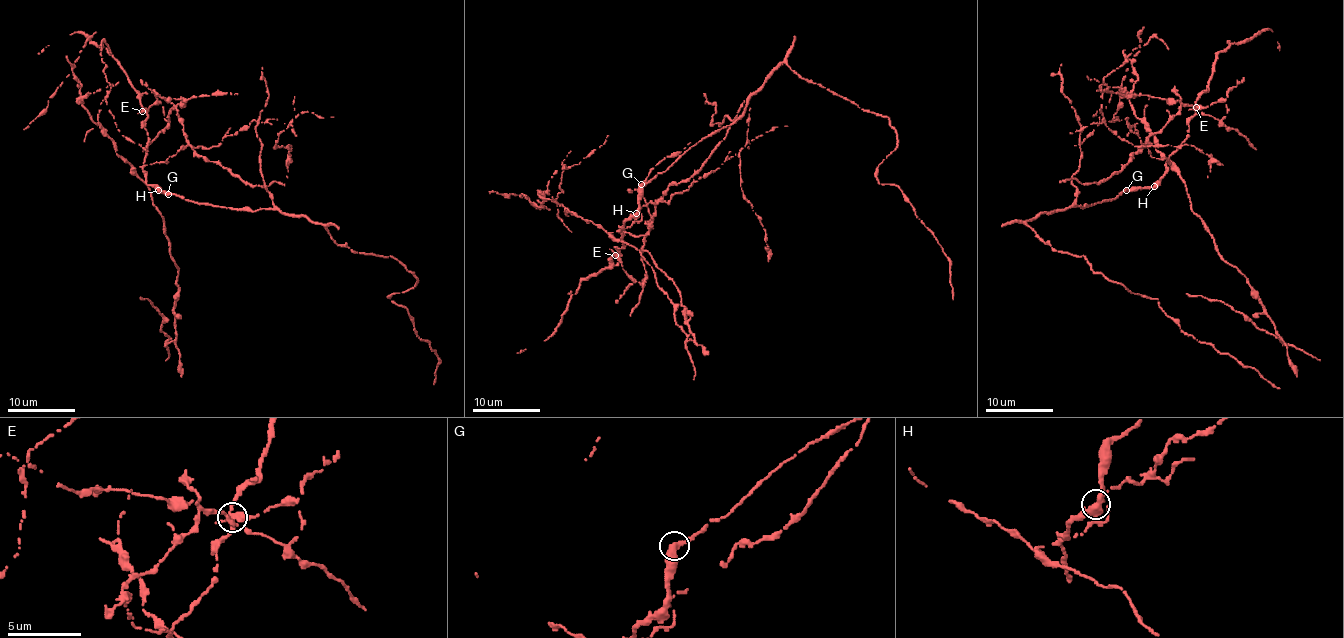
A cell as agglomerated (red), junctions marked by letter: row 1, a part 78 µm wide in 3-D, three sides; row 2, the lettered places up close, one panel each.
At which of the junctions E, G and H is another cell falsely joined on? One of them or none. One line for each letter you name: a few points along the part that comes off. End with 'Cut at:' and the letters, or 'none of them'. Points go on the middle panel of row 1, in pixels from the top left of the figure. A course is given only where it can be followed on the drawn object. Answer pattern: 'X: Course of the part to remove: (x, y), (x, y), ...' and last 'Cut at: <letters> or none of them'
E: Course of the part to remove: (614, 255), (642, 283), (656, 202), (613, 236), (646, 250), (680, 293), (692, 340), (639, 250)
Cut at: E

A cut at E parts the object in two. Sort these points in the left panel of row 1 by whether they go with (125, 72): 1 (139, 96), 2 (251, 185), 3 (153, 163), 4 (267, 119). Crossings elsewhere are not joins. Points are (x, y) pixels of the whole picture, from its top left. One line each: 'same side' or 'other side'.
1: same side
2: other side
3: other side
4: other side

